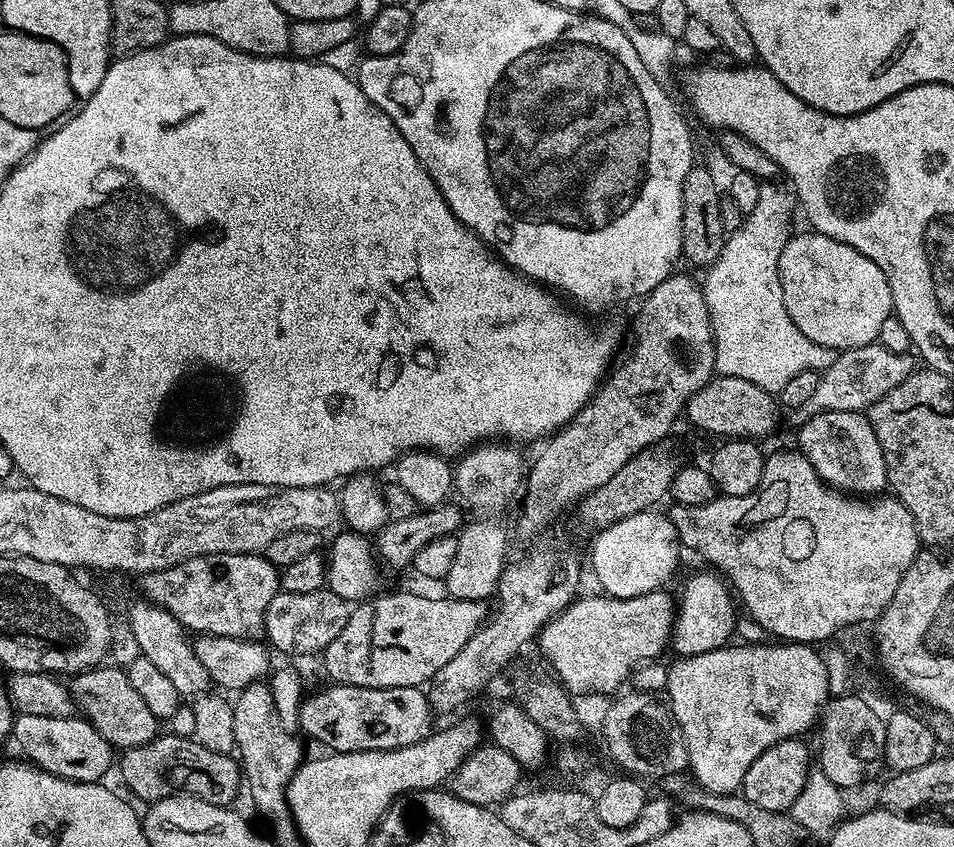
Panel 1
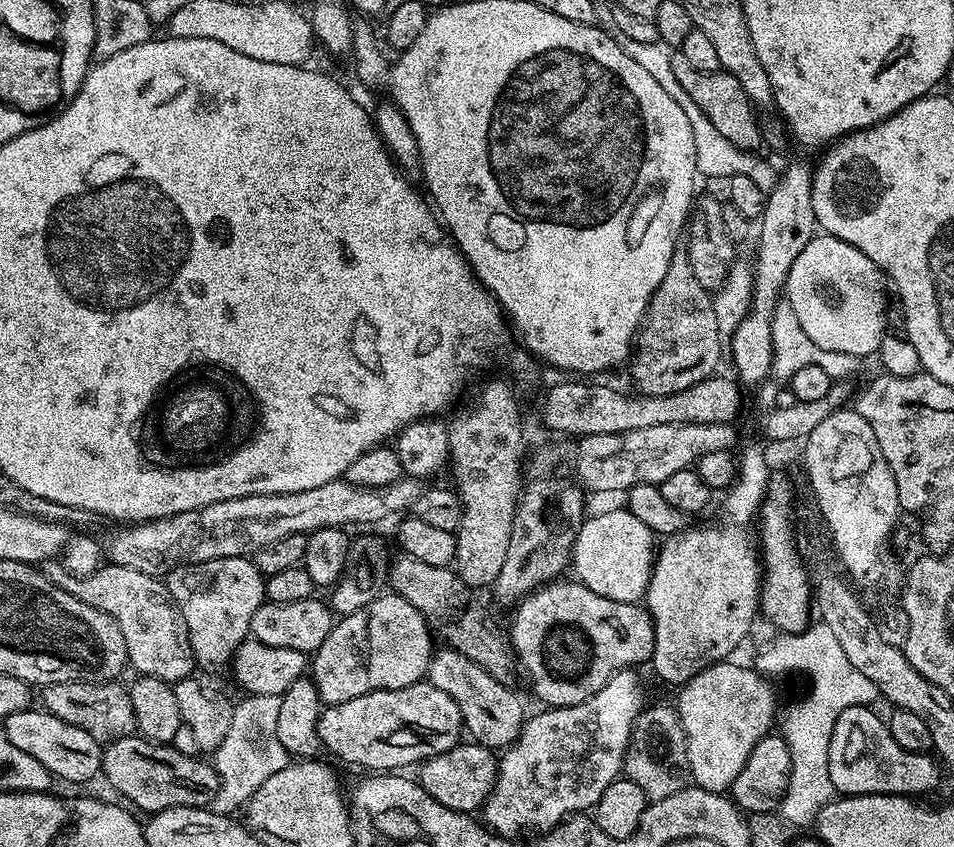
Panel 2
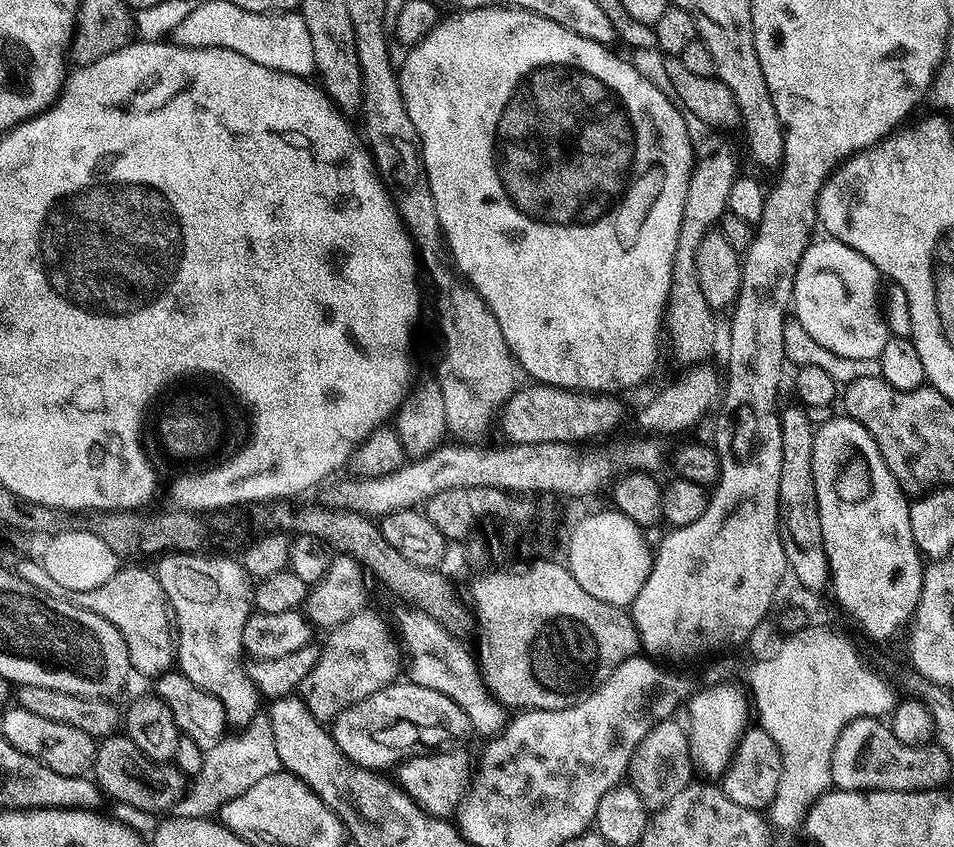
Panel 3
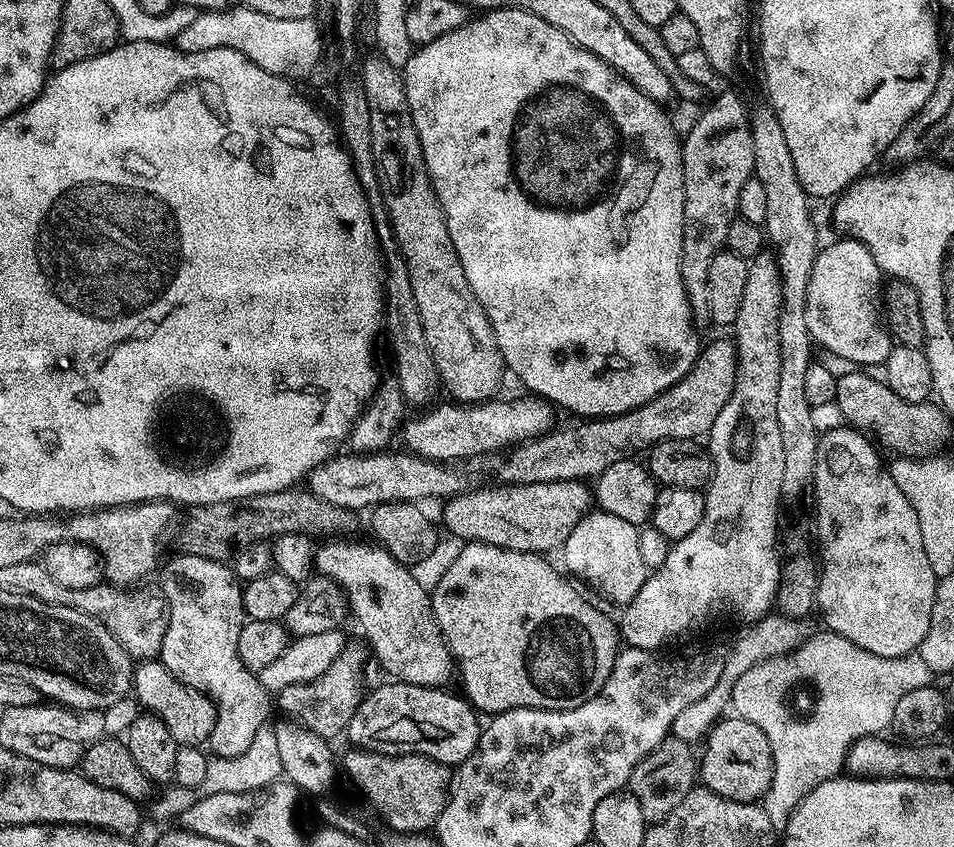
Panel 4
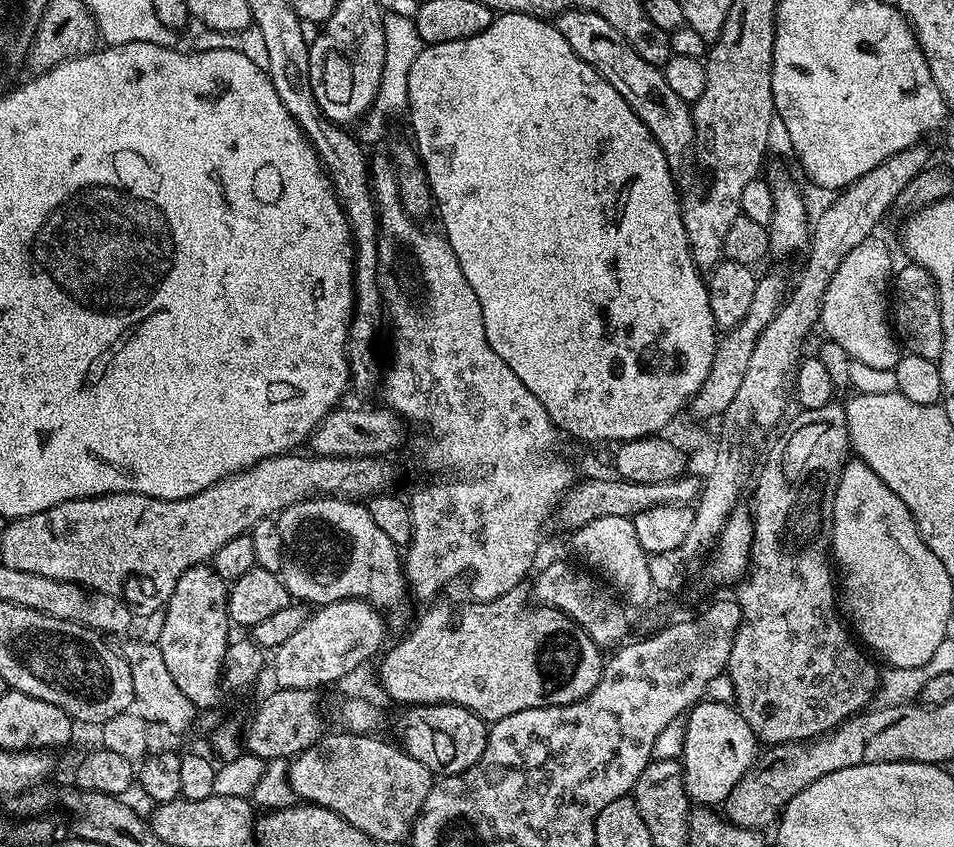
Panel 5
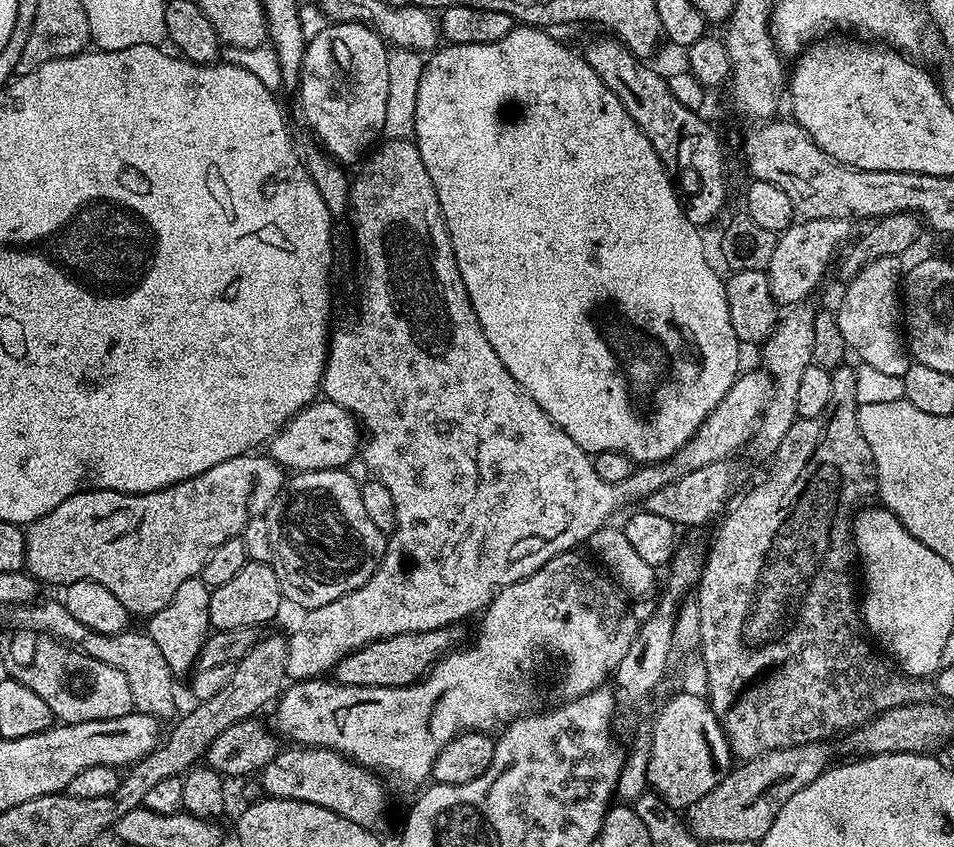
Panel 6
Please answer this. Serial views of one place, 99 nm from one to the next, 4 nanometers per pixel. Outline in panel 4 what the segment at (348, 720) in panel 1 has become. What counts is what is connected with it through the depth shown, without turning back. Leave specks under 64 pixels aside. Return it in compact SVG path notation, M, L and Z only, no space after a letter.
M388 682L361 699L346 729L355 747L387 756L429 756L455 766L476 752L482 720L463 695L443 692L443 687L423 688L420 684Z

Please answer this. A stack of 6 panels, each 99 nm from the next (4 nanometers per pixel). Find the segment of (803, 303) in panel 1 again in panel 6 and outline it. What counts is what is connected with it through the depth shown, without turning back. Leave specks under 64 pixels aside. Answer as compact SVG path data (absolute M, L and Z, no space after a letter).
M895 256L870 262L855 278L847 281L840 308L835 309L836 325L849 349L856 351L856 360L882 370L882 374L903 376L910 363L910 353L898 323L898 285L902 280L901 261Z

